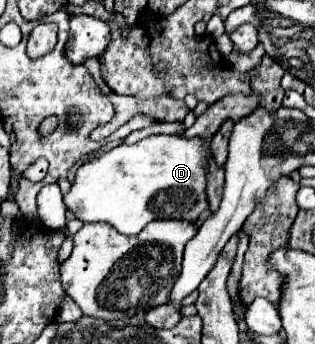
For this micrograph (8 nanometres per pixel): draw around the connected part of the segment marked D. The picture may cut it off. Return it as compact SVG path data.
M155 135L133 145L121 143L107 153L91 157L77 169L63 203L75 219L83 223L103 221L123 235L137 235L155 219L197 221L201 211L207 209L207 155L209 149L197 137Z

